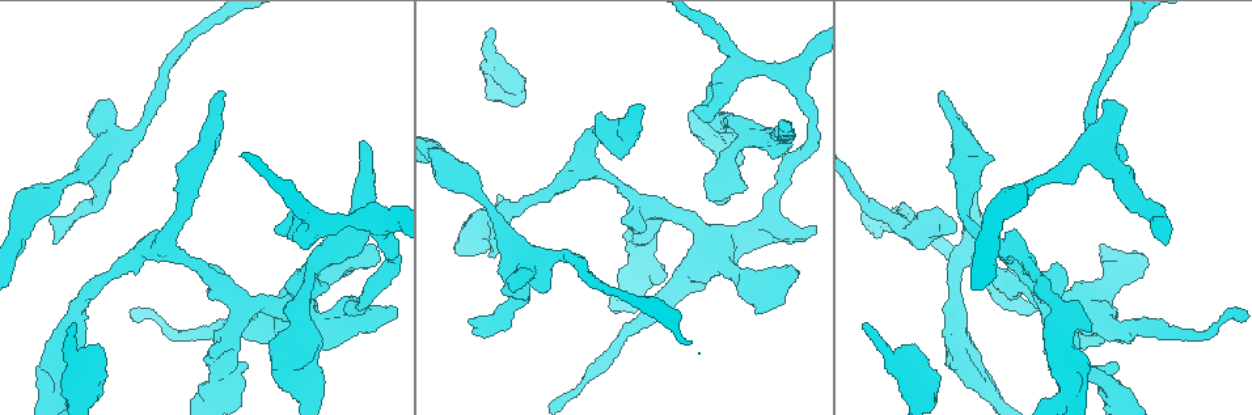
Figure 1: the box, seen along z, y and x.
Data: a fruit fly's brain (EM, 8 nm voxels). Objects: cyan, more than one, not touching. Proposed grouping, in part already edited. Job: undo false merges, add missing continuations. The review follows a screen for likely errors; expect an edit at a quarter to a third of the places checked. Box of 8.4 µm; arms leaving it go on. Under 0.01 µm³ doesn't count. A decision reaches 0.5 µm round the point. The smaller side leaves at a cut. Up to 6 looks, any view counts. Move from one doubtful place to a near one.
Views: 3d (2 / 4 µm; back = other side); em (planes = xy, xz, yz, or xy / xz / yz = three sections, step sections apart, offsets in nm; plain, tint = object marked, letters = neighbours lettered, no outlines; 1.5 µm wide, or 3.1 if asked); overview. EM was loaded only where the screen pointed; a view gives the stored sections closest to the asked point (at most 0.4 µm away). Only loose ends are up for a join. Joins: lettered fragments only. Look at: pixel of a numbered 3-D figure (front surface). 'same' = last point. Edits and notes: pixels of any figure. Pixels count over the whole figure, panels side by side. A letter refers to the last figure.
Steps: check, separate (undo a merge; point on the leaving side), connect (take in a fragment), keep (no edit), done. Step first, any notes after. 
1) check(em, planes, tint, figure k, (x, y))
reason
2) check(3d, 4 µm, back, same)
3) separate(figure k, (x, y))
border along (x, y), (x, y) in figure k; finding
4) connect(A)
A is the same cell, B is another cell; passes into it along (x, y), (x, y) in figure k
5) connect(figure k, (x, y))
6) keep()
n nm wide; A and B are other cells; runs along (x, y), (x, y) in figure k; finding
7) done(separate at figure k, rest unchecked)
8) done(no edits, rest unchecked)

check(em, xy, step 4, letters, figure 1, (493, 28))
branch stops here

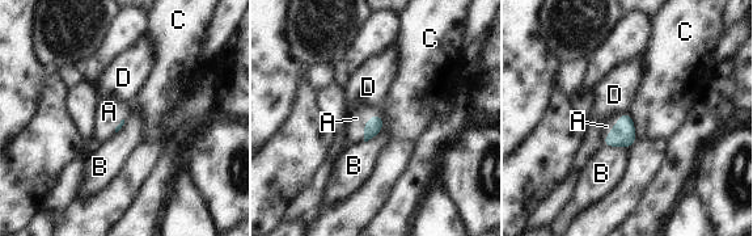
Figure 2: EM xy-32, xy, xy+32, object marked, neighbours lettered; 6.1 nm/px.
connect(A)
A is the same cell, B, C and D are other cells; passes into it along (375, 123), (366, 123), (356, 118) in figure 2; the cell continues

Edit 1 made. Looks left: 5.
check(overview)
redraw

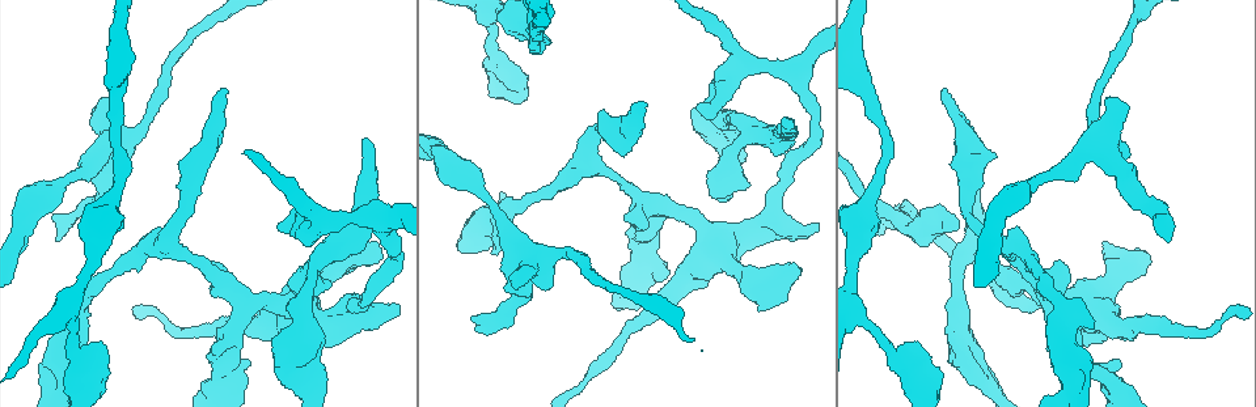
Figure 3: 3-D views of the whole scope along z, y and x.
check(3d, 2 µm, figure 3, (943, 89))
free end

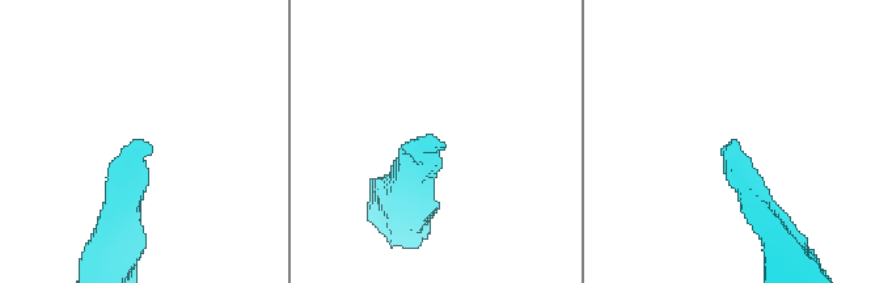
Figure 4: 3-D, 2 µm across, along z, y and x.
check(em, planes, letters, figure 4, (442, 143))
shape alone is not enough

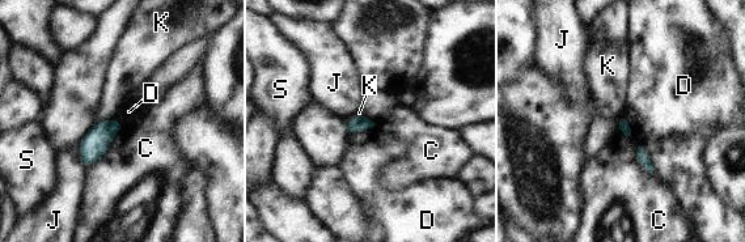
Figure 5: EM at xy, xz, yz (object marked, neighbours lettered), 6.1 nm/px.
keep()
C, D, J, K and S are other cells; border along (638, 144), (647, 153), (655, 172) in figure 5; none of them fits

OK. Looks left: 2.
done(connect at figure 2, rest unchecked)

